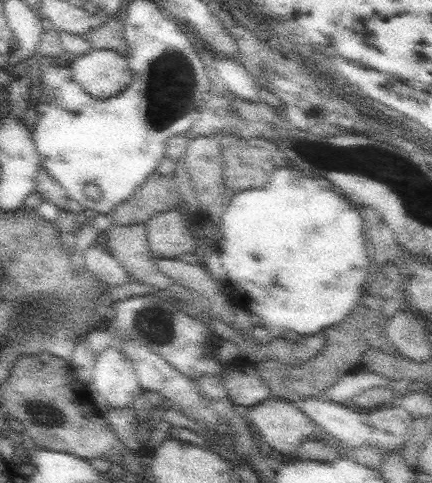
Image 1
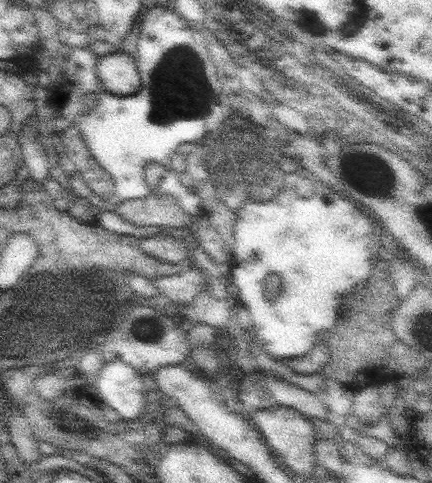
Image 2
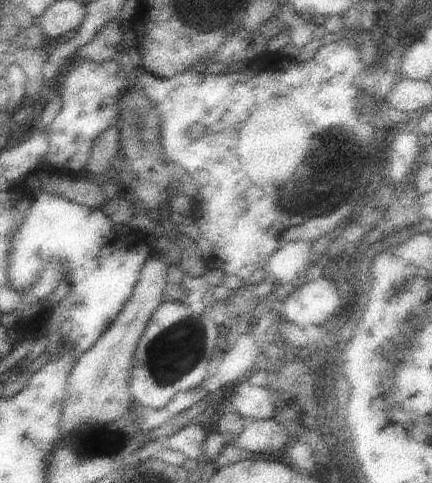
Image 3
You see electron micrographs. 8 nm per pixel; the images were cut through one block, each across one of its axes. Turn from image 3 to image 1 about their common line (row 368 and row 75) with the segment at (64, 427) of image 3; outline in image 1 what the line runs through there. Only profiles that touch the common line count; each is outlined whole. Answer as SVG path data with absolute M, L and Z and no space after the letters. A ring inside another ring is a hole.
M87 50L71 64L71 78L91 98L113 98L131 84L131 68L125 56L113 50Z

